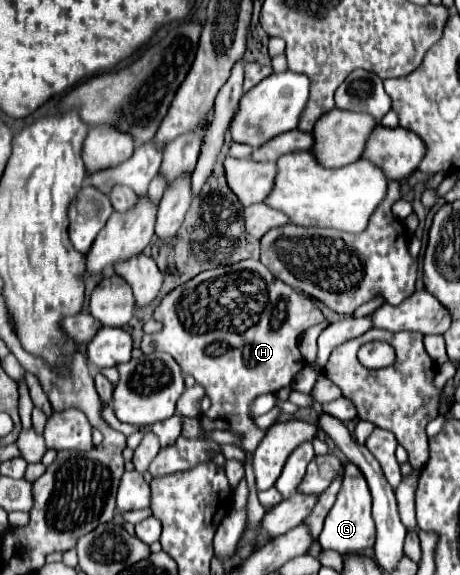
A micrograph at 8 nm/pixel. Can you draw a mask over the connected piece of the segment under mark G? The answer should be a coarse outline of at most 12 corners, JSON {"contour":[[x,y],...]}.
{"contour":[[362,472],[344,484],[318,538],[324,550],[360,554],[374,544],[372,498]]}

